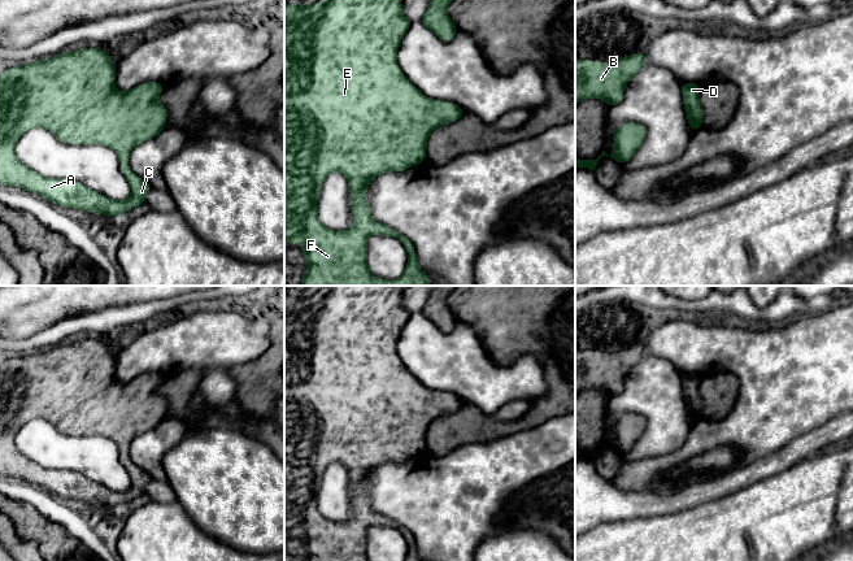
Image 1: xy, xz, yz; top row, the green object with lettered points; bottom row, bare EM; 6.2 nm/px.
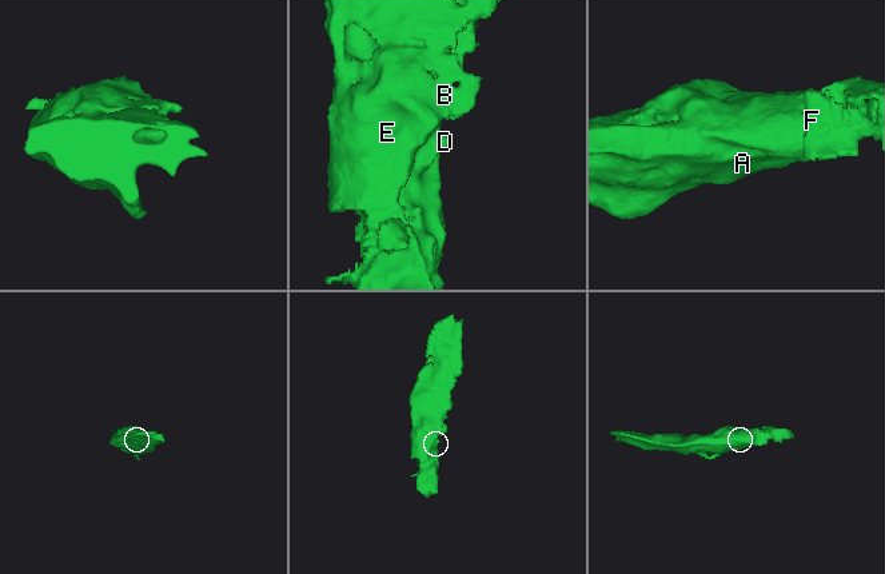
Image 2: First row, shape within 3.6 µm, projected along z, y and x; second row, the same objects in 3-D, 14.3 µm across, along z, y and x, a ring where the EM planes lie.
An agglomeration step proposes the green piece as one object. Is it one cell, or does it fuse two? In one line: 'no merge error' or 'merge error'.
no merge error

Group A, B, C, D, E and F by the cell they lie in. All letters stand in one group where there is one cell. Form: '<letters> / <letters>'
A B C D E F

